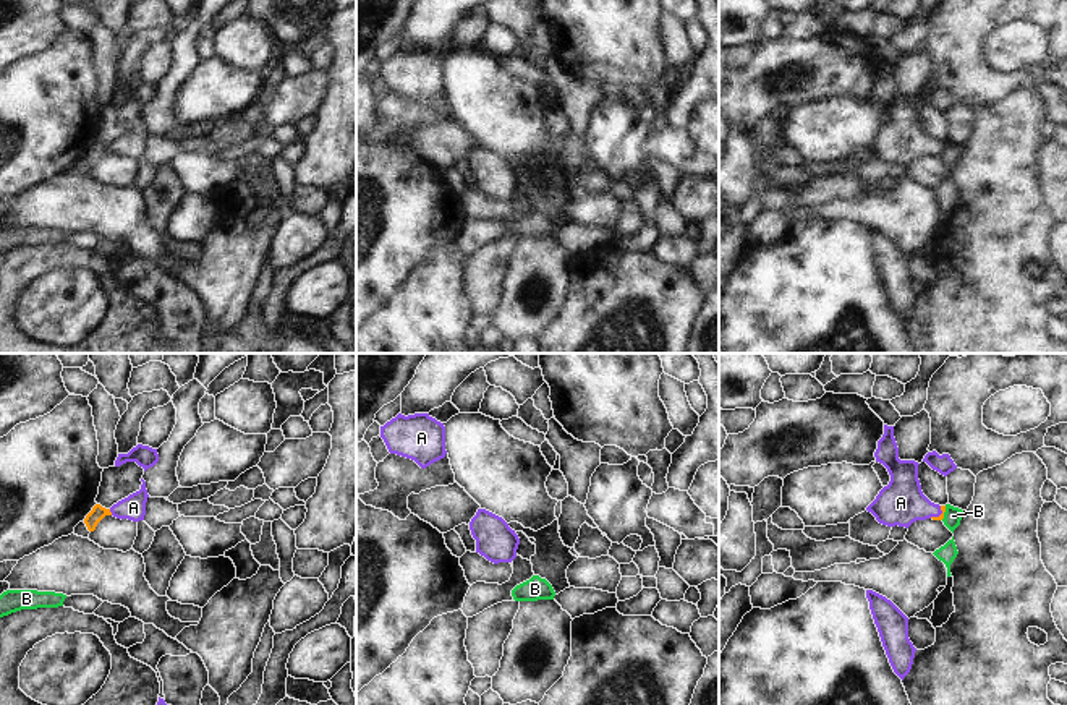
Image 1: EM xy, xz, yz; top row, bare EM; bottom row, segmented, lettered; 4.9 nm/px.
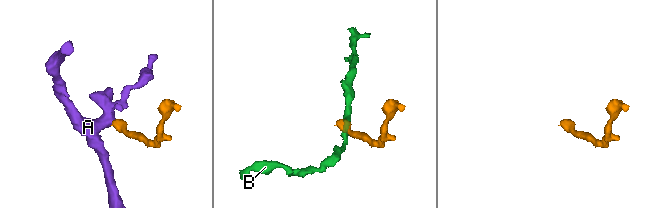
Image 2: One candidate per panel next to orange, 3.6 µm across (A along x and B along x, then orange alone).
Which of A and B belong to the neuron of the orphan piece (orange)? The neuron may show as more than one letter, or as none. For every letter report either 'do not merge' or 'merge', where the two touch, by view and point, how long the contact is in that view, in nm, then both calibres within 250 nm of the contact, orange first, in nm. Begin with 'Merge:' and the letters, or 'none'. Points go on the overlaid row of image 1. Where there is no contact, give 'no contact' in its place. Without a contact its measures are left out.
Merge: A
A: merge; meets orange in xy at (110, 512); contact 40 nm long; 70 nm thick on the orange side, 130 nm on the other
B: do not merge; meets orange in yz at (944, 511); contact 80 nm long; 30 nm thick on the orange side, 90 nm on the other

